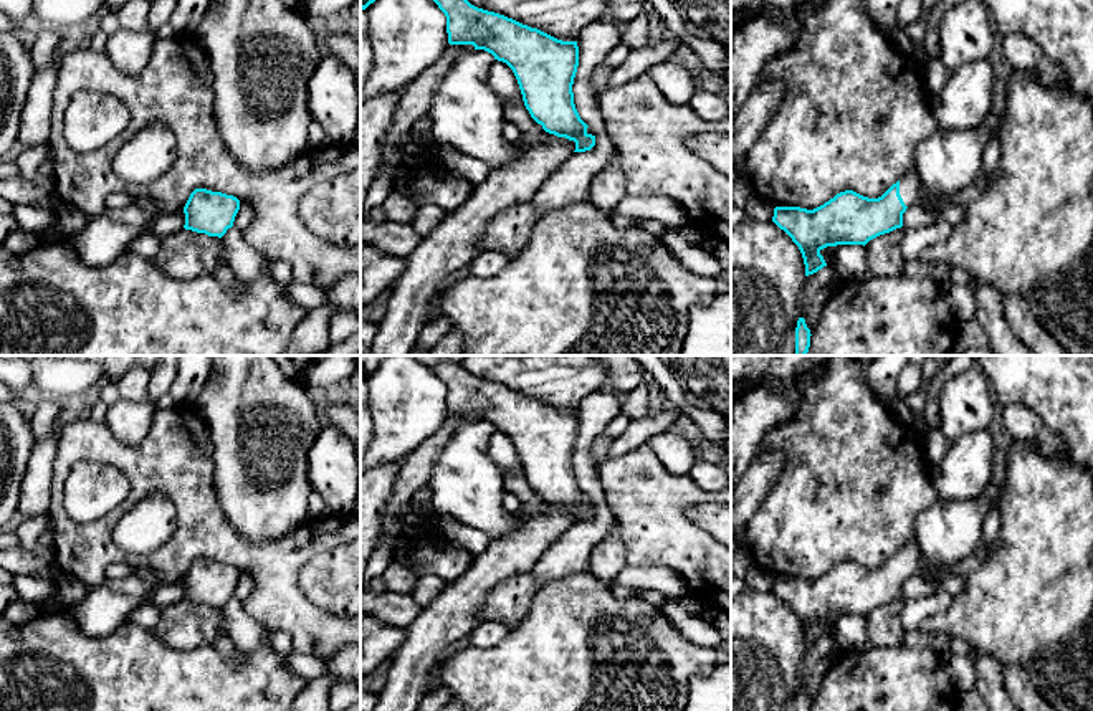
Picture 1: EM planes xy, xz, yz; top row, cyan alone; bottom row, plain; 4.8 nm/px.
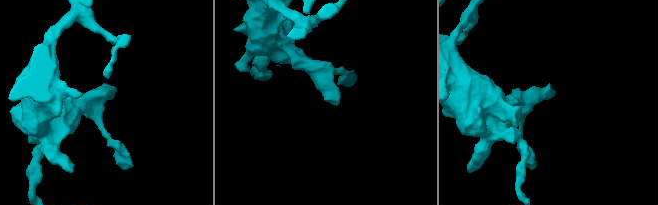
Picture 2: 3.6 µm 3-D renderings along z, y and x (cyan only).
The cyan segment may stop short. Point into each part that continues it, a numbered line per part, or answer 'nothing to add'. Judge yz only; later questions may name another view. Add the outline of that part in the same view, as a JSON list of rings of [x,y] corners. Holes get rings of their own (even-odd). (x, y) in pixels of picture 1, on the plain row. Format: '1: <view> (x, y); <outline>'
1: yz (1029, 602); [[[1014,440],[1005,455],[1005,476],[999,503],[999,536],[989,547],[979,546],[971,556],[949,567],[929,564],[921,556],[916,542],[908,542],[900,549],[900,565],[908,579],[916,575],[924,577],[926,574],[944,577],[947,574],[964,574],[969,582],[966,589],[952,599],[951,605],[944,612],[921,622],[918,630],[926,635],[946,635],[947,638],[959,637],[972,648],[992,655],[1002,665],[1022,666],[1032,680],[1033,688],[1055,711],[1093,711],[1093,478],[1090,471],[1076,465],[1072,456],[1047,458],[1033,443],[1029,441]]]

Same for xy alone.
nothing to add

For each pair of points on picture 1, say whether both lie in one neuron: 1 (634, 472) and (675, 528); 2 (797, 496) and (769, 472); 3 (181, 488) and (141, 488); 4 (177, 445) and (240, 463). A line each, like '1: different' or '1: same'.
1: same
2: different
3: same
4: different

